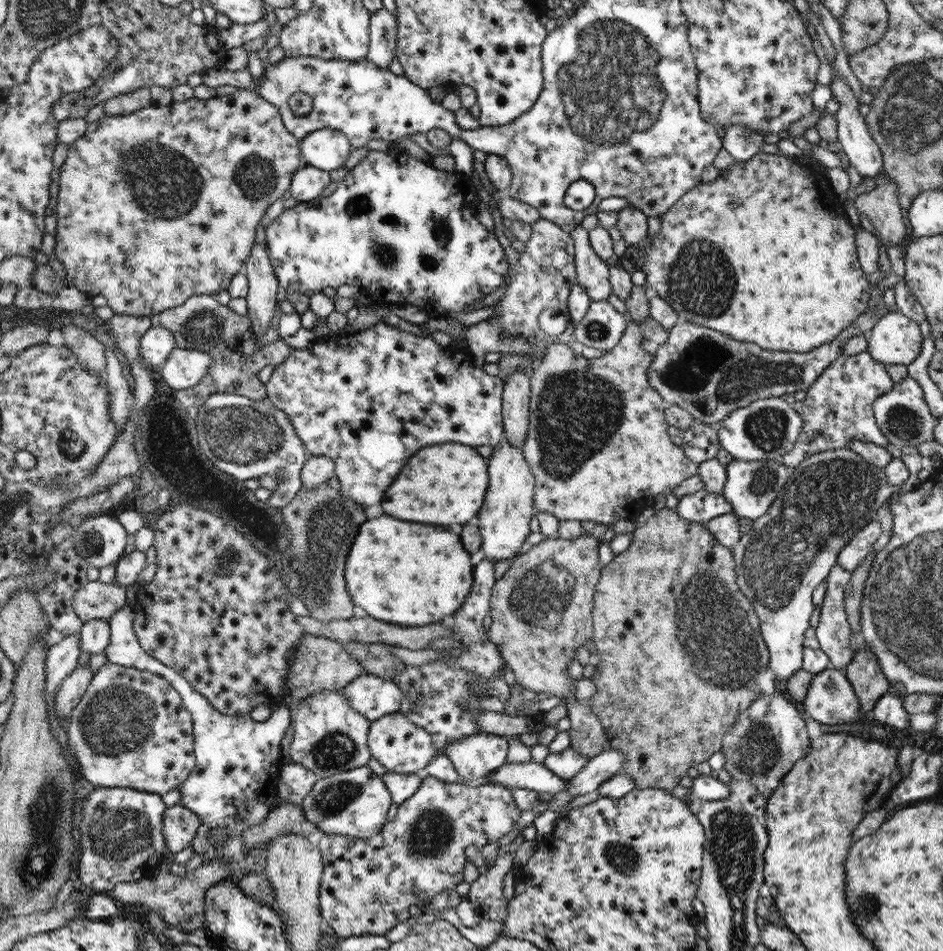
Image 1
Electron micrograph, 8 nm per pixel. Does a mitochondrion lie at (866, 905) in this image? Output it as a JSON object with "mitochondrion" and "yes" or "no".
{"mitochondrion":"yes"}

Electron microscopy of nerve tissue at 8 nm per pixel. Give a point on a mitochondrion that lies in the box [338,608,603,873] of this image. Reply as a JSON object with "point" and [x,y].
{"point":[429,835]}

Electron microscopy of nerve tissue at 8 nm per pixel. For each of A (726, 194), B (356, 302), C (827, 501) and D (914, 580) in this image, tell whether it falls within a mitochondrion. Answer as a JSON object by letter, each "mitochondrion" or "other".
{"A":"other","B":"other","C":"mitochondrion","D":"mitochondrion"}

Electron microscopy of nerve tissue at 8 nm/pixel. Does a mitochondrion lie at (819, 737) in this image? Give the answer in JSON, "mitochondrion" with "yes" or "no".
{"mitochondrion":"no"}

